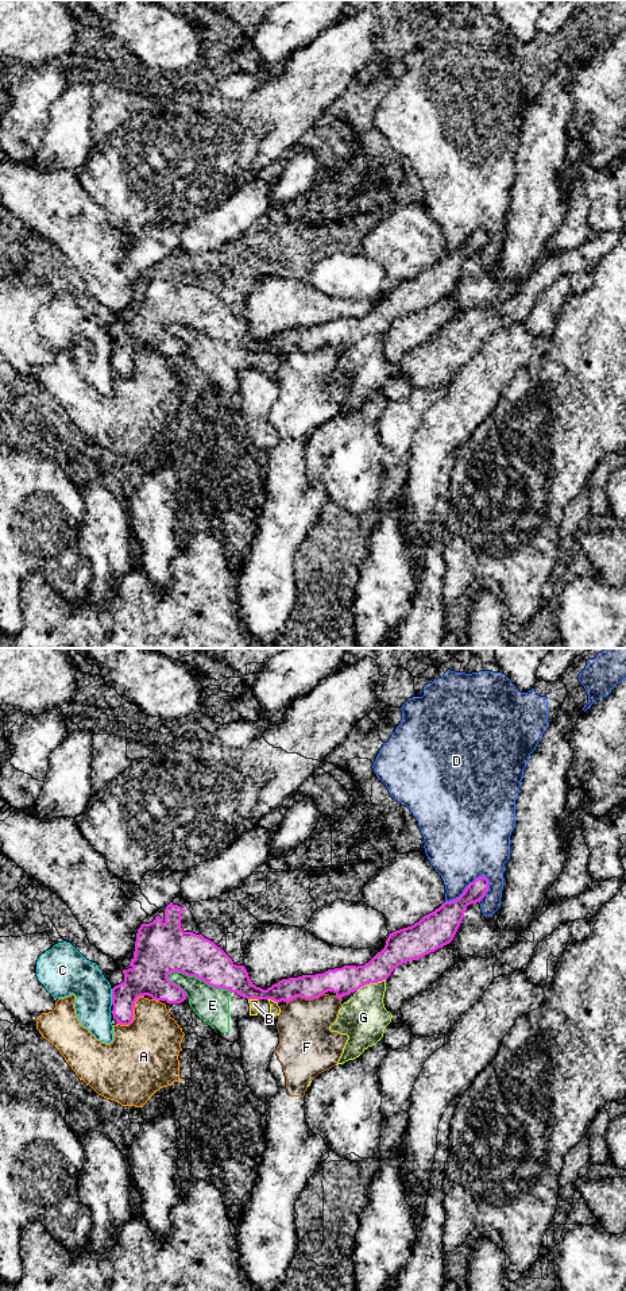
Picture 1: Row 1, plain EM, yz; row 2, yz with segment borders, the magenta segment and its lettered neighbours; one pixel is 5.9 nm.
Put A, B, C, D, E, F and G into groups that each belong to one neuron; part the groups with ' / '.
A / B E / C / D / F / G

